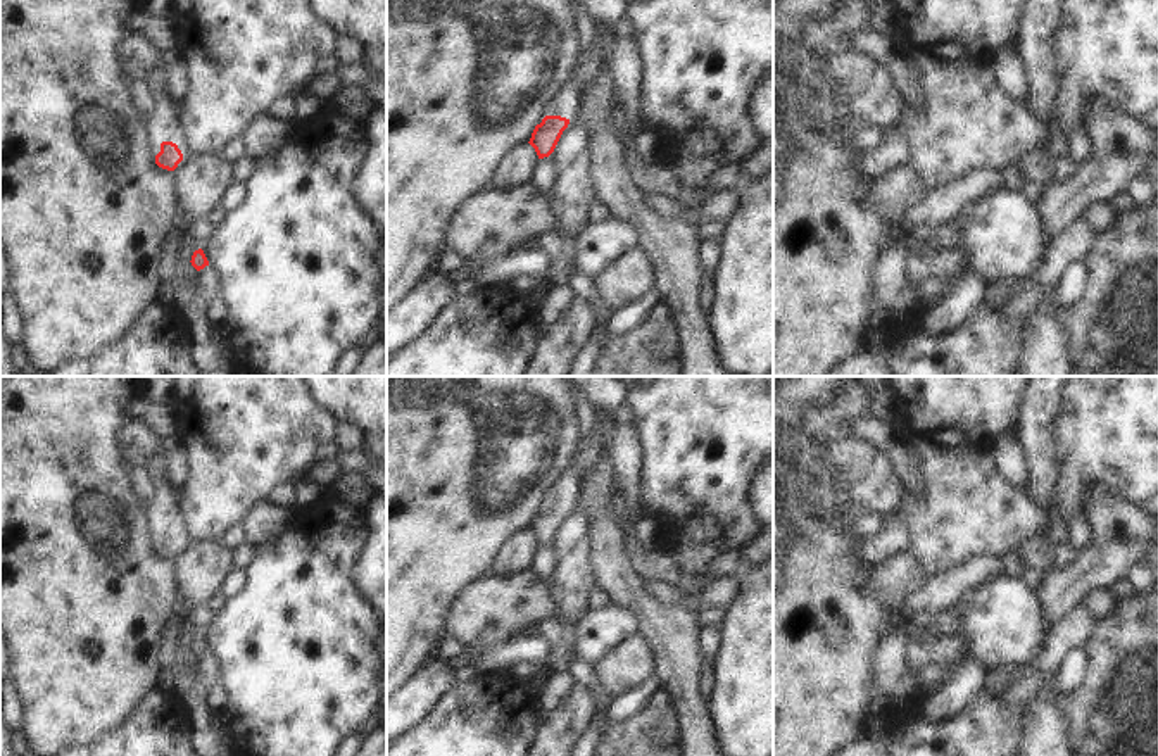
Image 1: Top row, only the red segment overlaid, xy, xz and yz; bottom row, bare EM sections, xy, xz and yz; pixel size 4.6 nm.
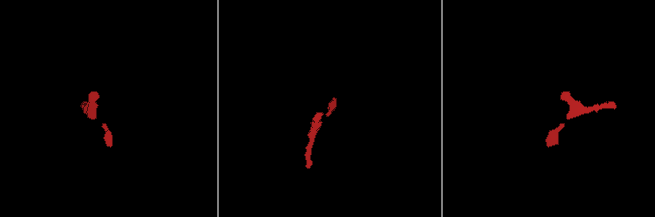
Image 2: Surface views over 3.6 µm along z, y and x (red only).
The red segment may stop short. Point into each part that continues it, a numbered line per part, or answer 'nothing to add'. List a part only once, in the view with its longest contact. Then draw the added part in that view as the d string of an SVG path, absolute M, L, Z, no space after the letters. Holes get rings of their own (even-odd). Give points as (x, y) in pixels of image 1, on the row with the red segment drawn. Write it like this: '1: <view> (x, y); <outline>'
1: xz (565, 102); M573 76L554 93L545 104L544 110L547 116L561 116L571 119L580 109L578 83Z

